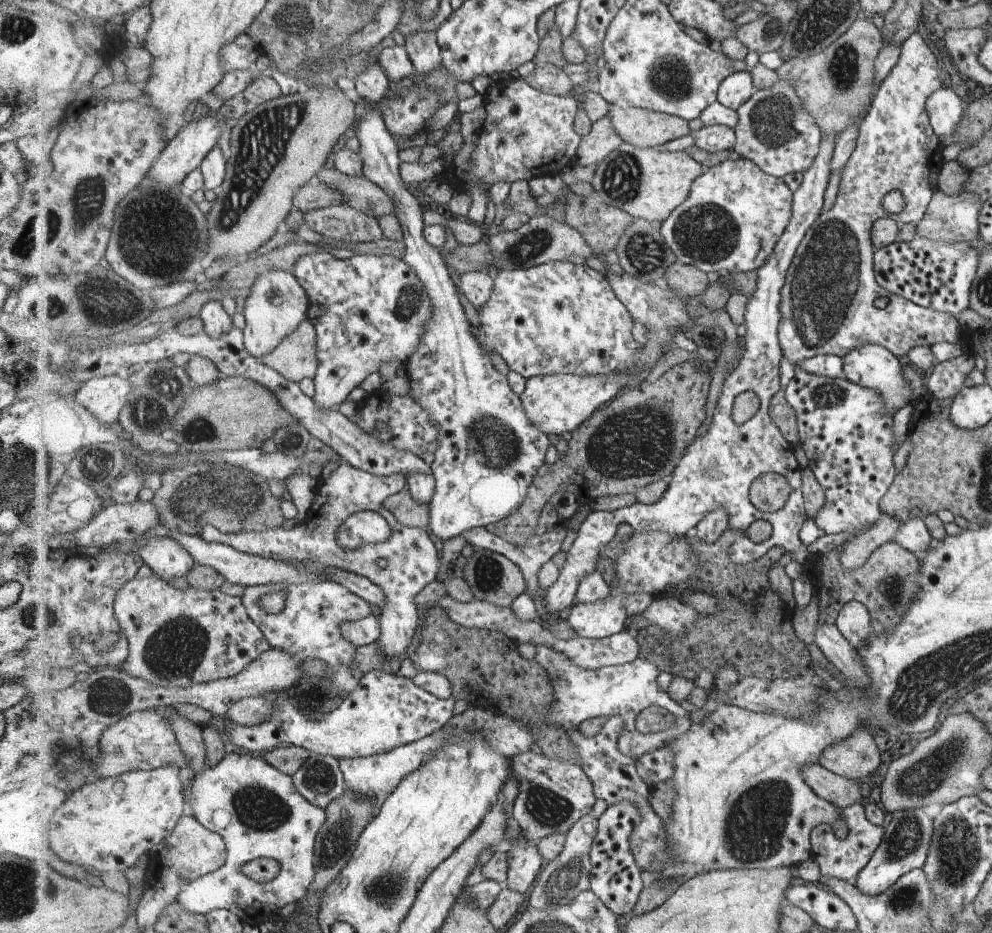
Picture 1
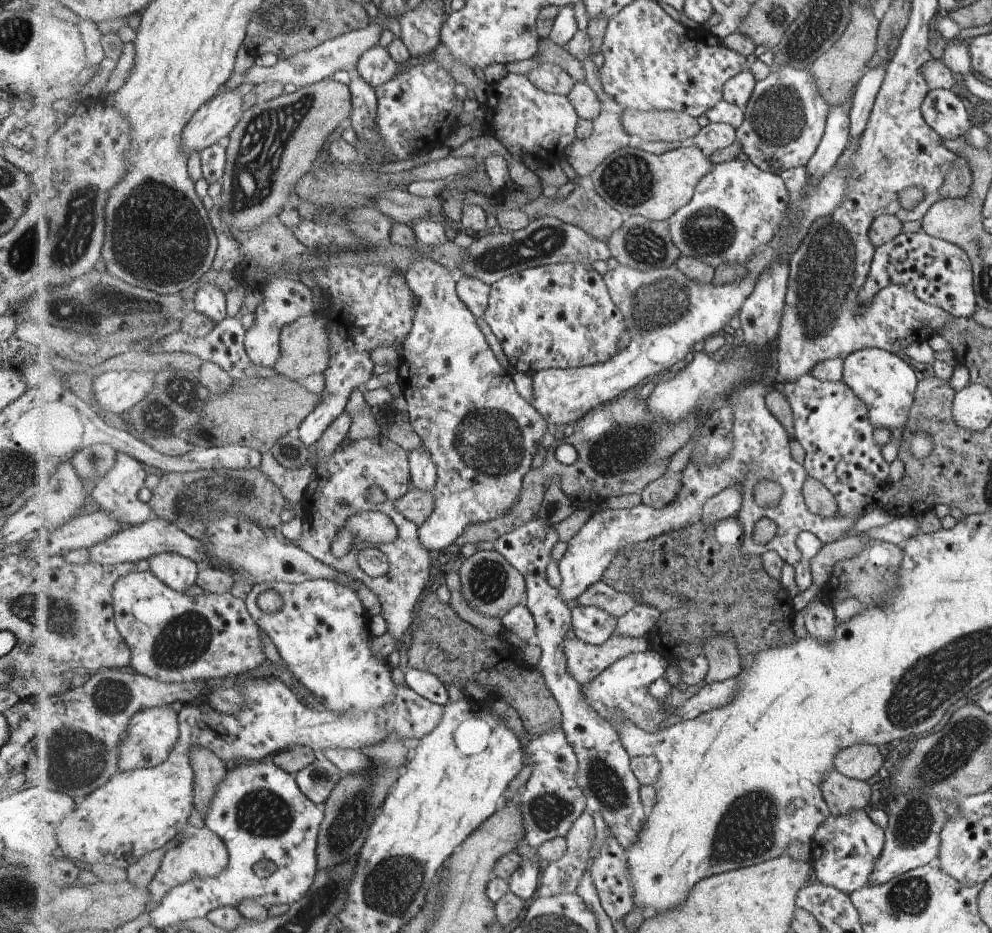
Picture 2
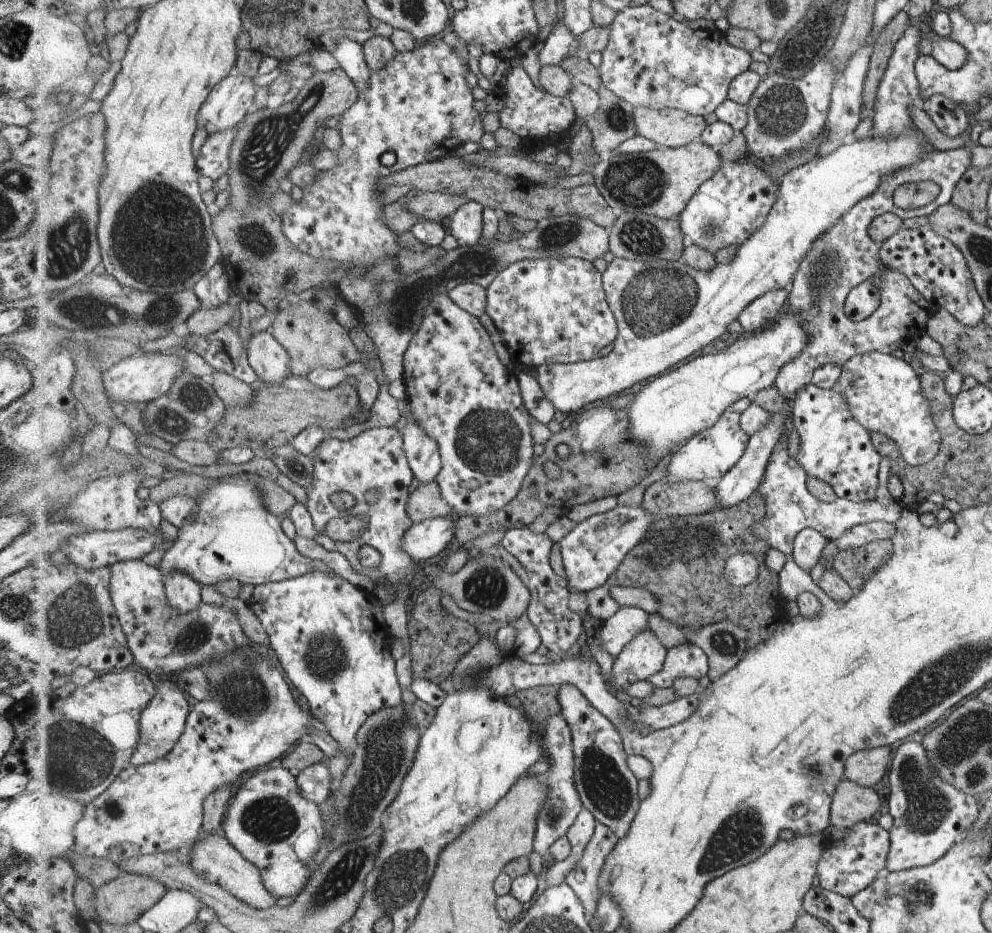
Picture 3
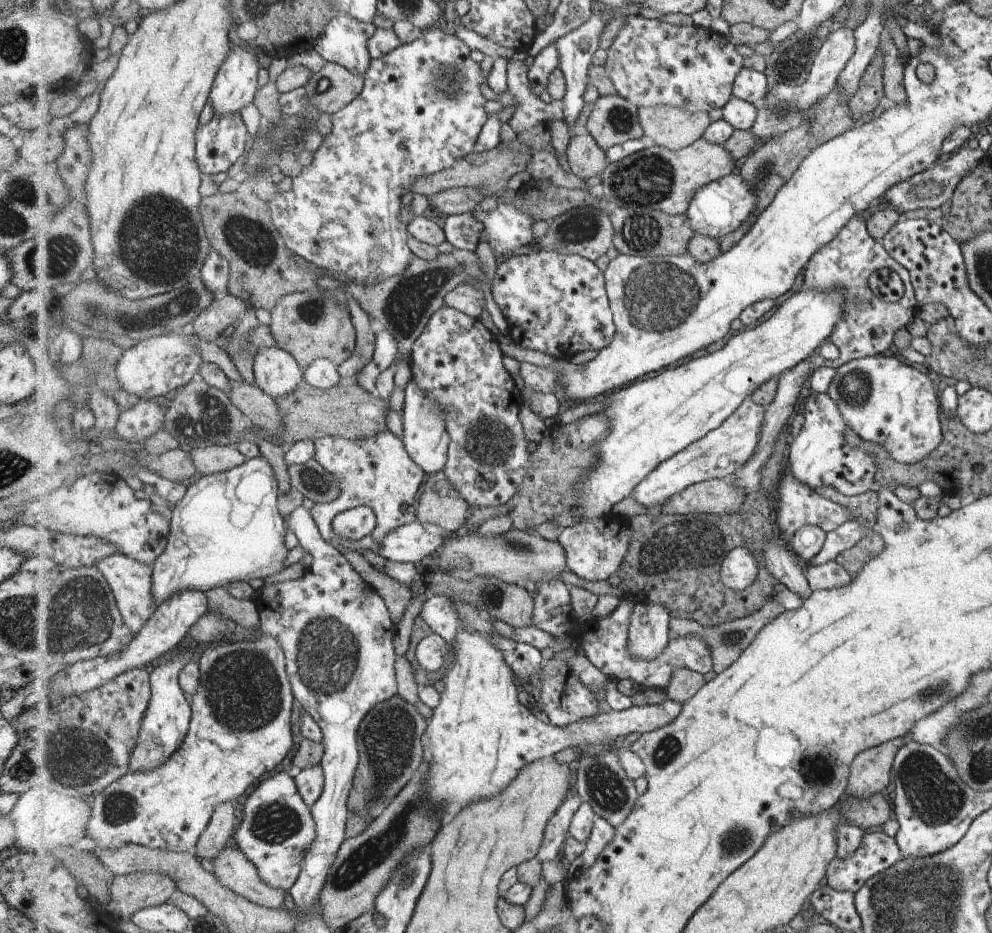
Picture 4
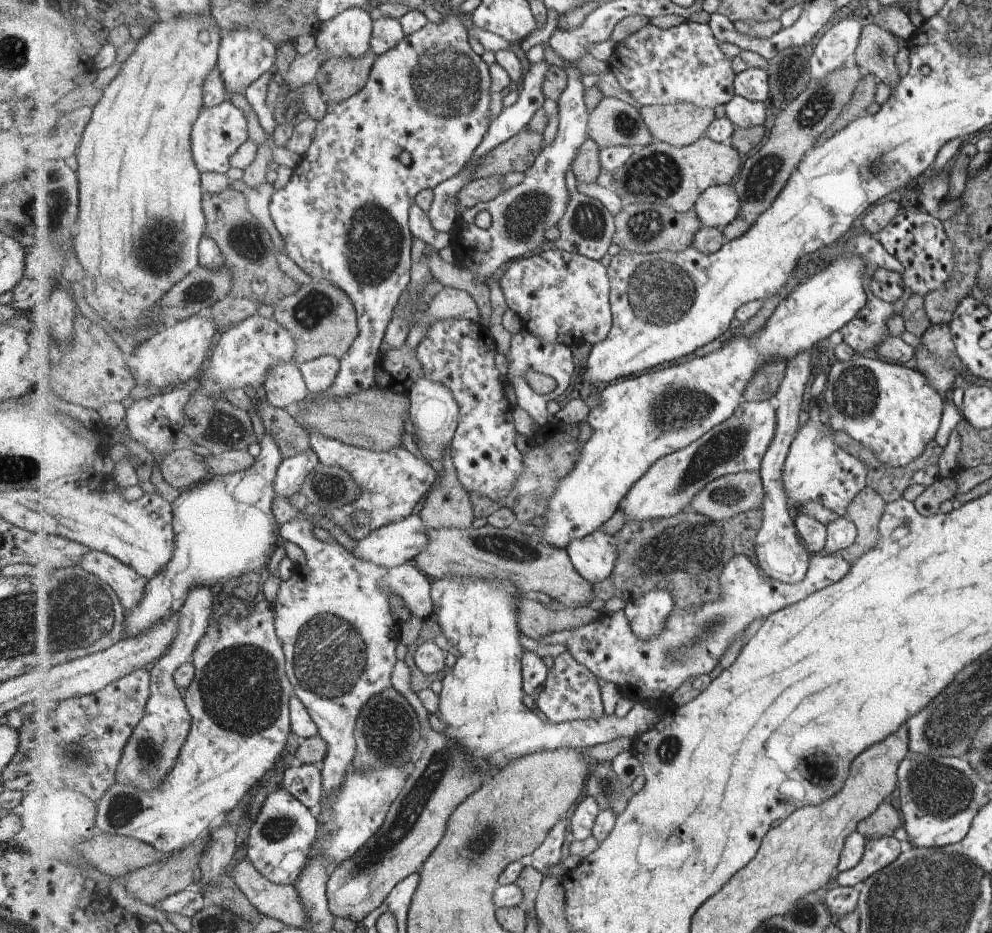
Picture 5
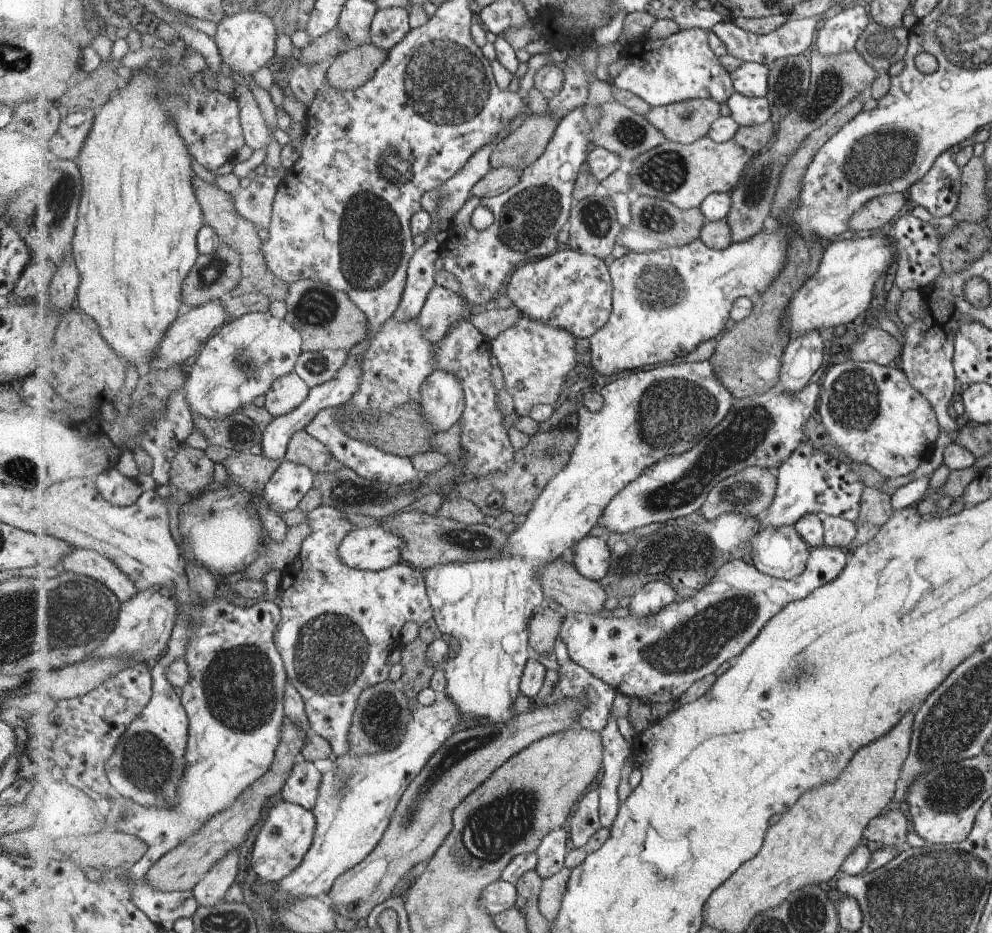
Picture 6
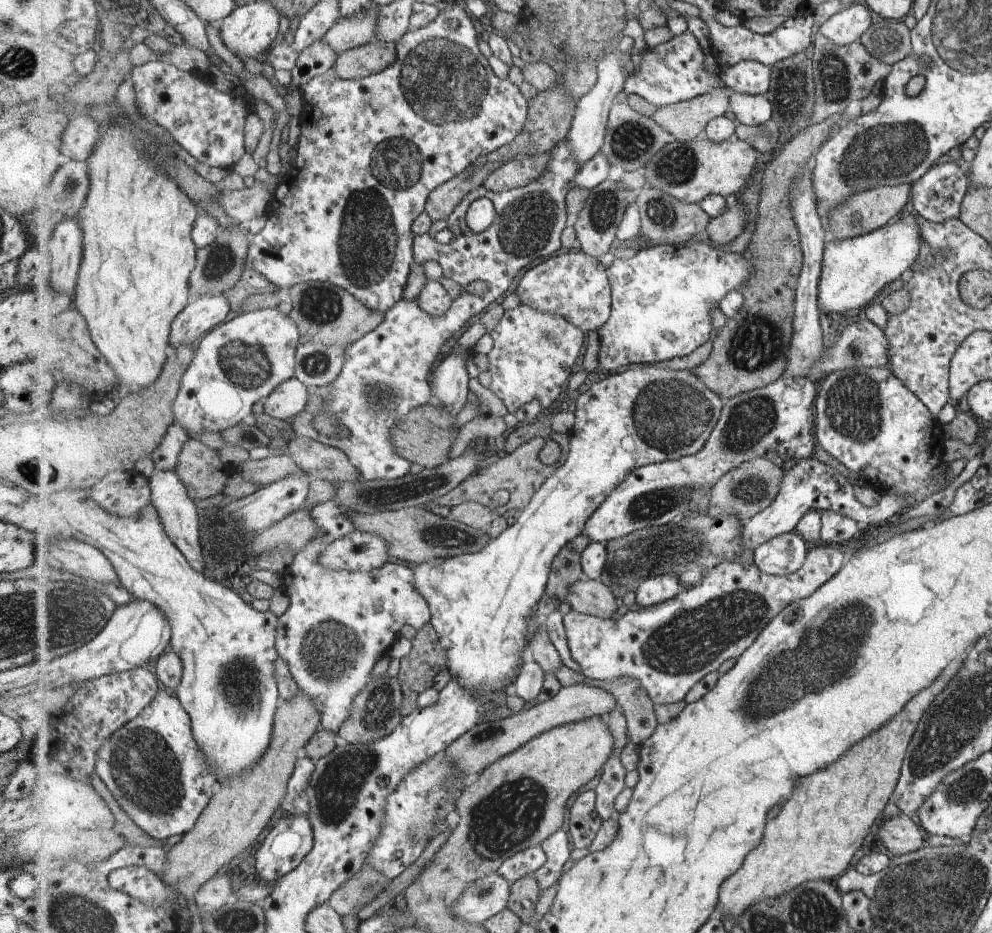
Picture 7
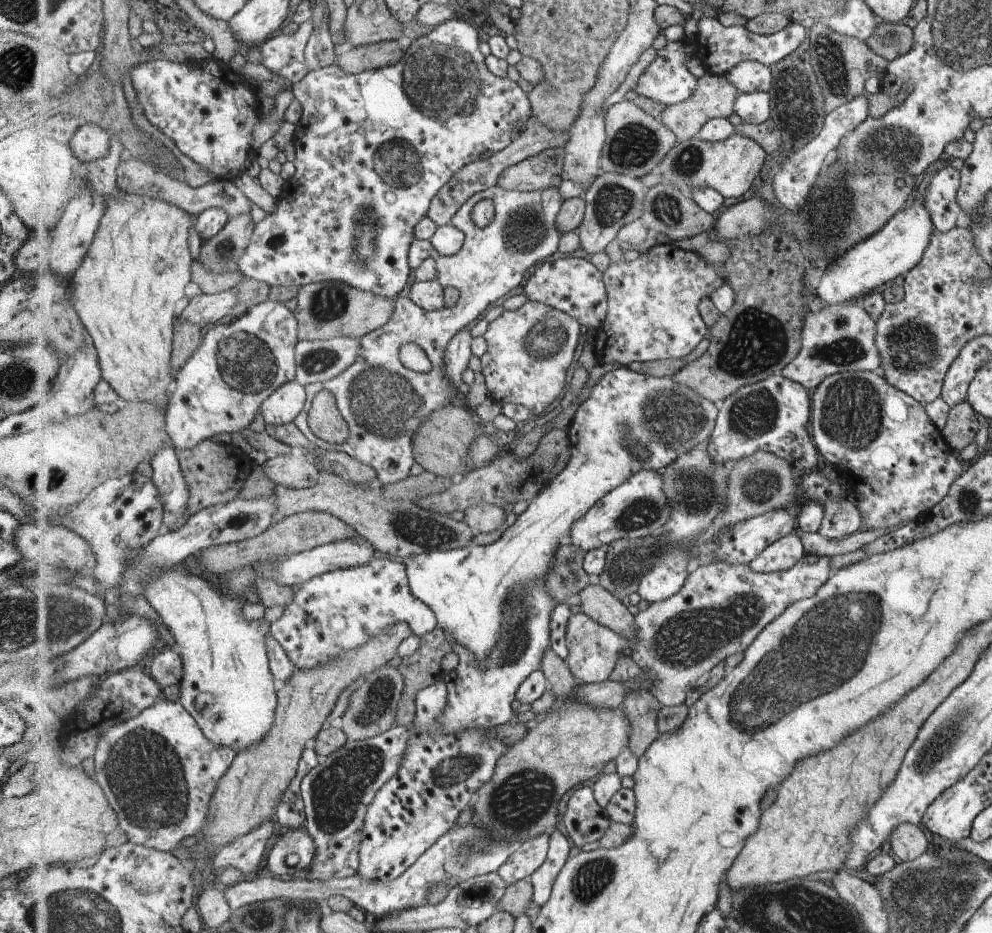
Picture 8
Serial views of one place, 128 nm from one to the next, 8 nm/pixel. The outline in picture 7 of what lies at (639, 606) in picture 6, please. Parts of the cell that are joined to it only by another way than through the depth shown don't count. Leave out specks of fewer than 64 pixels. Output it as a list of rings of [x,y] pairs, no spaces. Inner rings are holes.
[[[667,573],[648,578],[636,590],[636,602],[641,607],[650,607],[674,599],[684,589],[681,576]]]

